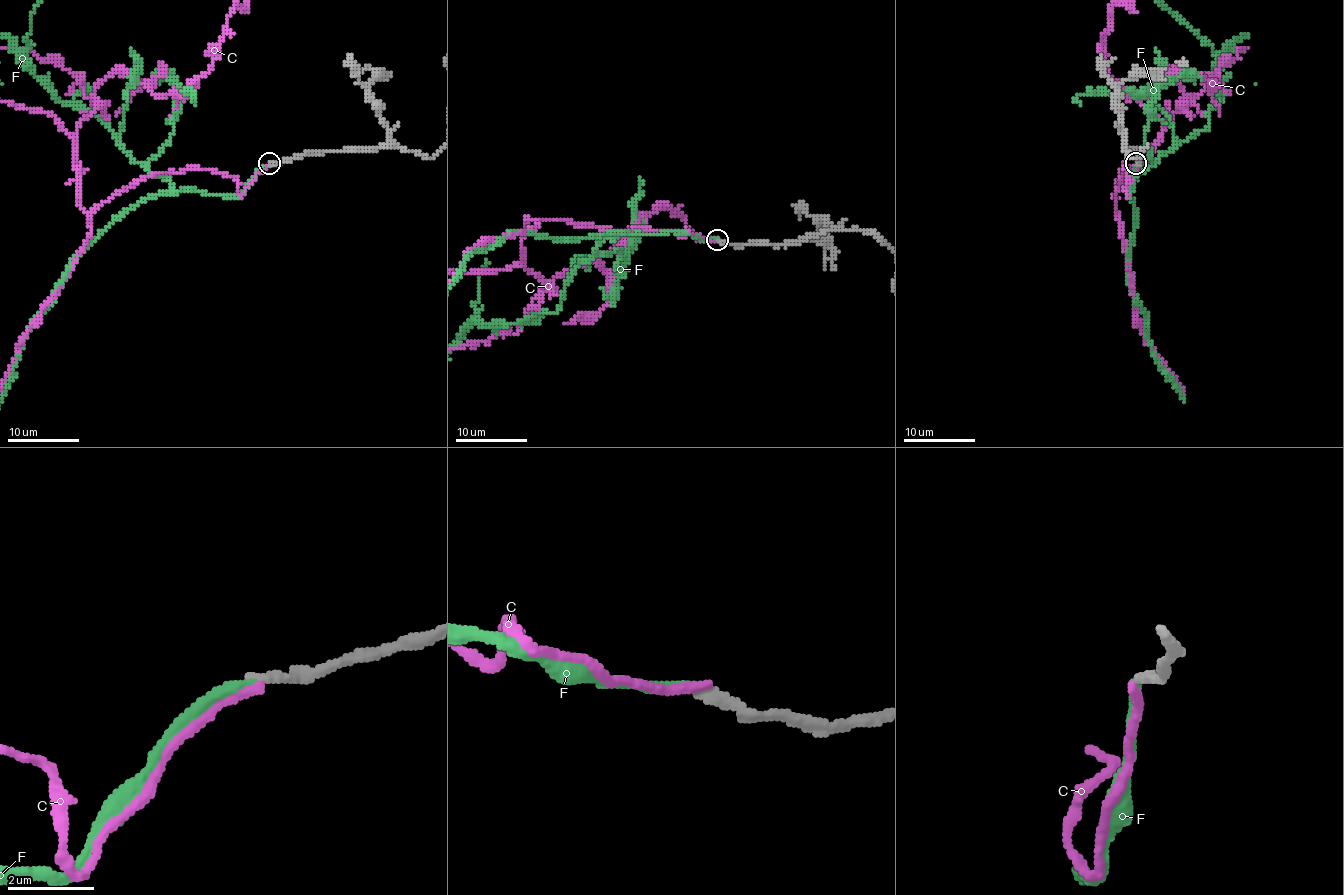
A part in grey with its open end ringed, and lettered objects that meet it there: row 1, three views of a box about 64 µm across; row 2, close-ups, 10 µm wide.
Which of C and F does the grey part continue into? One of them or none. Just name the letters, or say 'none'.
F

